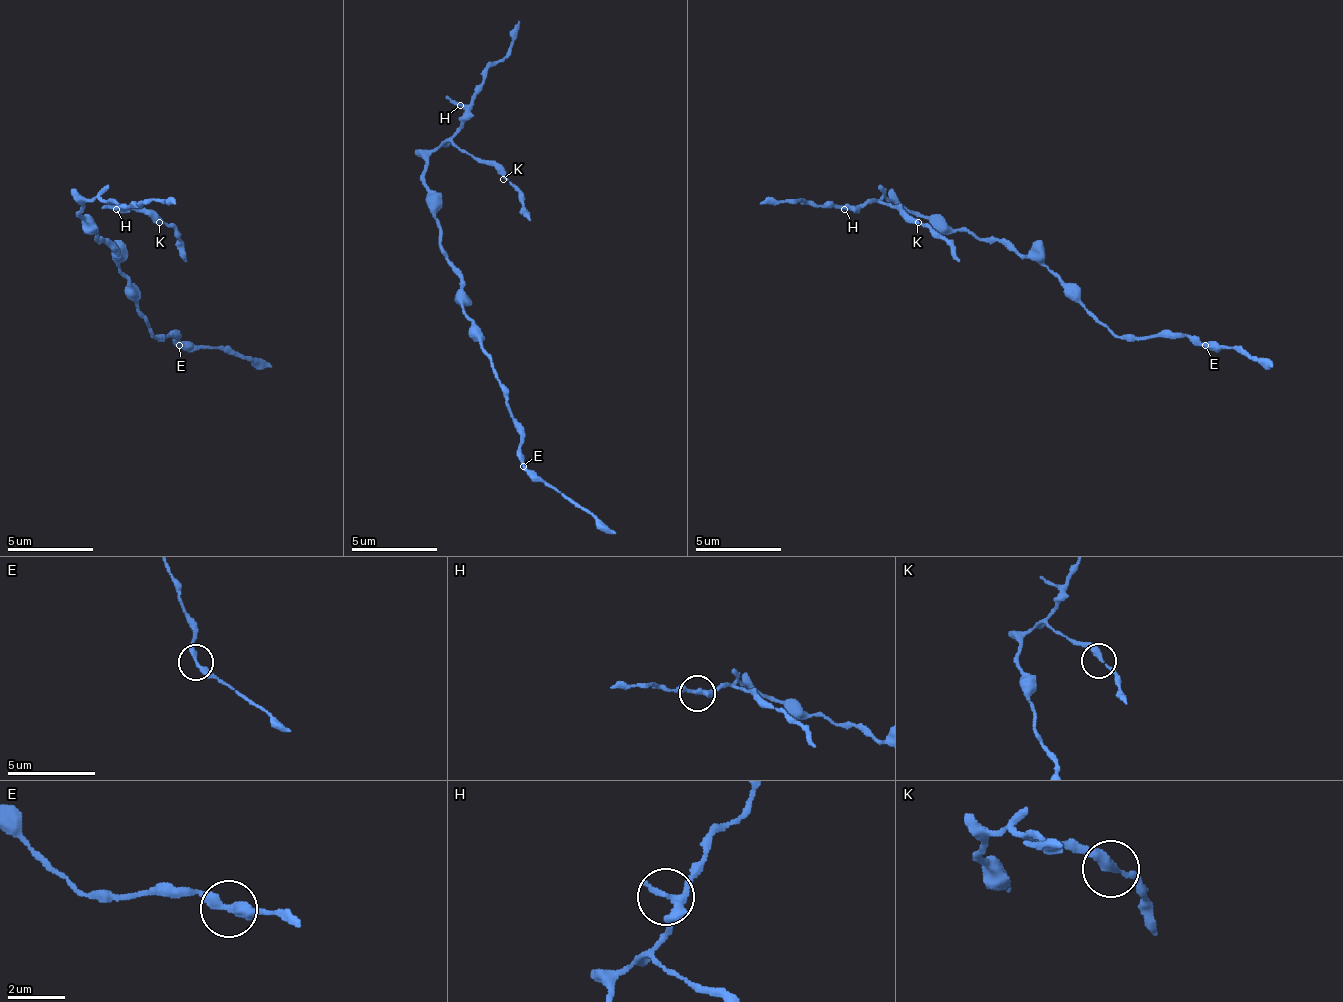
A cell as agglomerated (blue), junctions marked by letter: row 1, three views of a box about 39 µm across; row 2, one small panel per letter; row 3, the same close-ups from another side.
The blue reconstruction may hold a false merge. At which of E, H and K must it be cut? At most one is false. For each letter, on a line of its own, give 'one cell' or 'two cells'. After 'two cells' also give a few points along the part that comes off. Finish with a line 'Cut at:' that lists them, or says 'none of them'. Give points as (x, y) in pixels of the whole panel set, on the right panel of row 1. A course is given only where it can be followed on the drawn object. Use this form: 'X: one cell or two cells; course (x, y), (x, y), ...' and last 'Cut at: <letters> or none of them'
E: two cells; course (1206, 346), (1236, 346), (1270, 368)
H: one cell
K: one cell
Cut at: E

